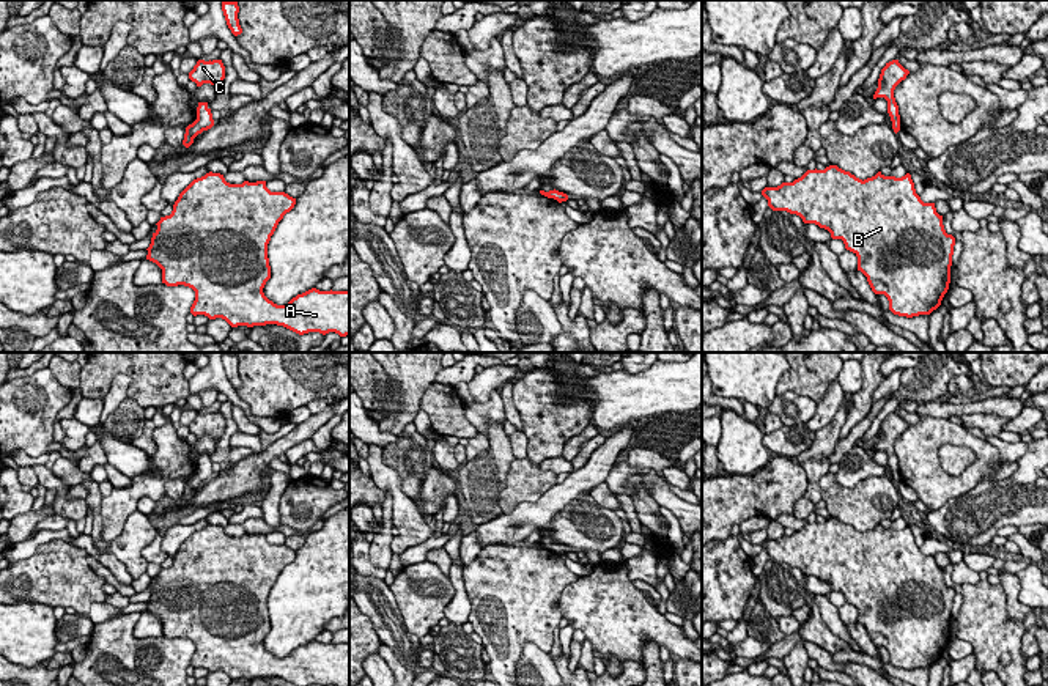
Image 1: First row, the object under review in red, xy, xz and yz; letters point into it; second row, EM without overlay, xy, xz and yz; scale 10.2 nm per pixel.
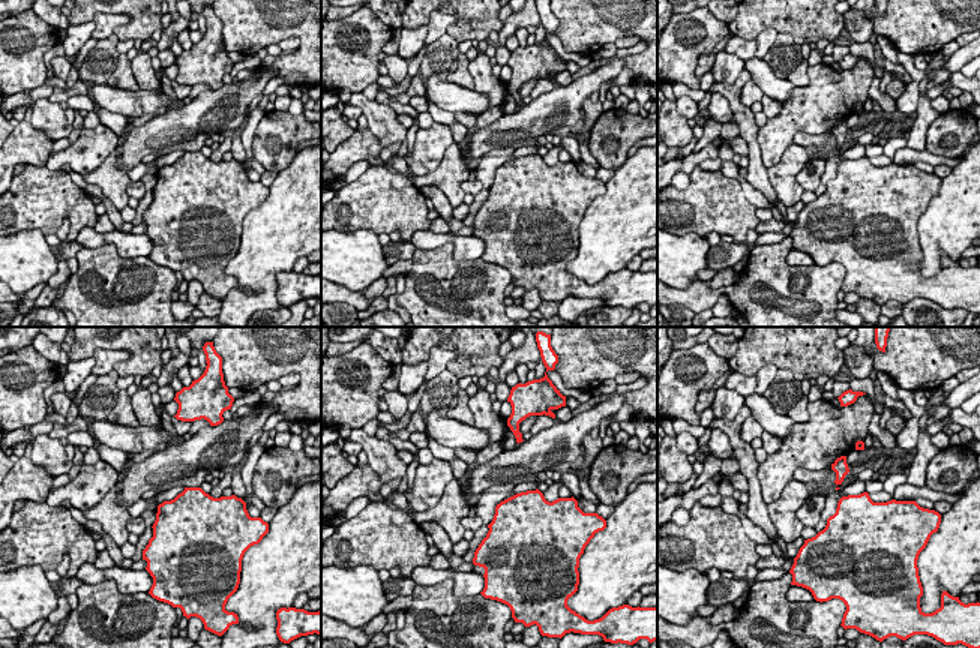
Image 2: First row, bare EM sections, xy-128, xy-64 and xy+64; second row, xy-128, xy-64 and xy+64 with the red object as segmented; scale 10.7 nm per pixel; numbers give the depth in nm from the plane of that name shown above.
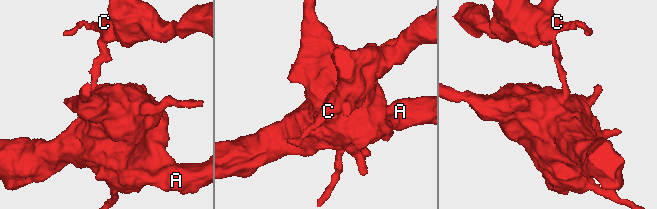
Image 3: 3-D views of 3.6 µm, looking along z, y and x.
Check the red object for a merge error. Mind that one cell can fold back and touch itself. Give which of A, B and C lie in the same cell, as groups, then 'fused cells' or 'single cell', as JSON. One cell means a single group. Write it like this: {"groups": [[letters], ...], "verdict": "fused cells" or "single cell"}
{"groups": [["A", "B"], ["C"]], "verdict": "fused cells"}

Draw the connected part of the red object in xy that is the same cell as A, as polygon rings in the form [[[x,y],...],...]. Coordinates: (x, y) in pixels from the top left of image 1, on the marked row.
[[[220,173],[194,179],[178,197],[170,216],[156,223],[146,260],[162,269],[162,283],[195,291],[194,316],[222,318],[231,327],[283,326],[299,335],[335,332],[349,335],[349,291],[312,288],[285,305],[269,301],[263,288],[271,278],[268,244],[279,222],[296,205],[285,192],[271,192],[266,181],[230,184]]]

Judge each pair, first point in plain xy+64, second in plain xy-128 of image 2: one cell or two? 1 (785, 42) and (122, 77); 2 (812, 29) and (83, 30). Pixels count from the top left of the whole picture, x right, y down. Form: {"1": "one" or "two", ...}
{"1": "two", "2": "two"}

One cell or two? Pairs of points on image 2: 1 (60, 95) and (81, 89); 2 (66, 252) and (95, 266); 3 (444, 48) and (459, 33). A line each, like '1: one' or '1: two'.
1: one
2: two
3: two

